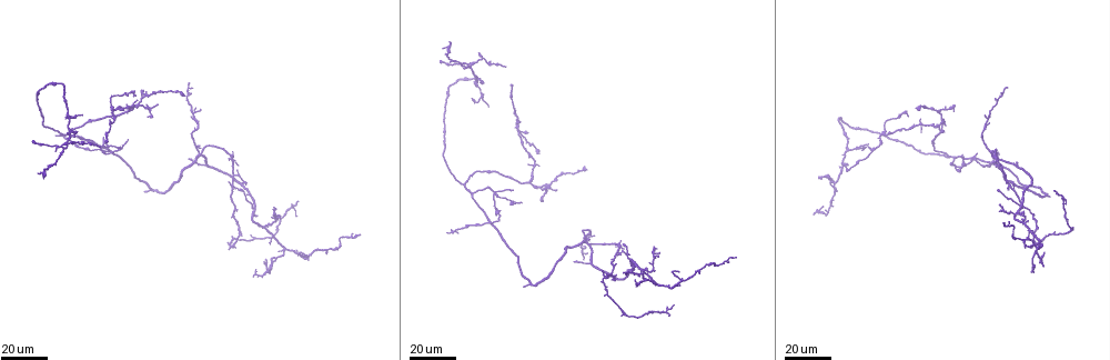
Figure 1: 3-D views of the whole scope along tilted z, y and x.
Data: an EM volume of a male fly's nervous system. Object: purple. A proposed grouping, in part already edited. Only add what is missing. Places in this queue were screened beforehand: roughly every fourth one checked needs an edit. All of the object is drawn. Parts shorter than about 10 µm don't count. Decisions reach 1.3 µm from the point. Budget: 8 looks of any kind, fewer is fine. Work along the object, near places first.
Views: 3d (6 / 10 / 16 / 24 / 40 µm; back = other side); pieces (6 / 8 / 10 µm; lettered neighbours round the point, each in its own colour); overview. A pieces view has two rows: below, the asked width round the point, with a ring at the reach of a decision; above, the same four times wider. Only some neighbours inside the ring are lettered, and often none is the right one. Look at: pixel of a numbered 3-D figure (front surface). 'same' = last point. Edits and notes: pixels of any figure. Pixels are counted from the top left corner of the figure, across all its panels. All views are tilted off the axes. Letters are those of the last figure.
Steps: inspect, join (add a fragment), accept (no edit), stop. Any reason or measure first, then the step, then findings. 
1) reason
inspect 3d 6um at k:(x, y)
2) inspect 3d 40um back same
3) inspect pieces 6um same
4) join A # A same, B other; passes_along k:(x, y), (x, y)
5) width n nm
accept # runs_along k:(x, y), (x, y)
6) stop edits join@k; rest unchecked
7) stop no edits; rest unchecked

long arm stops here
inspect 3d 40um at 1:(1003, 224)

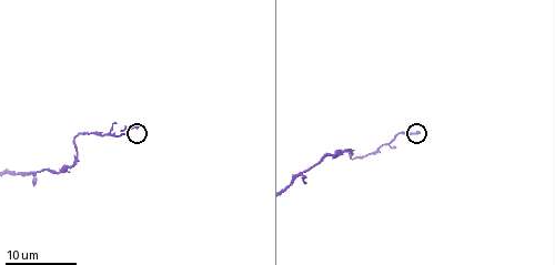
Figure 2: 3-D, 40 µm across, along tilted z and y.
inspect pieces 10um at 2:(136, 125)

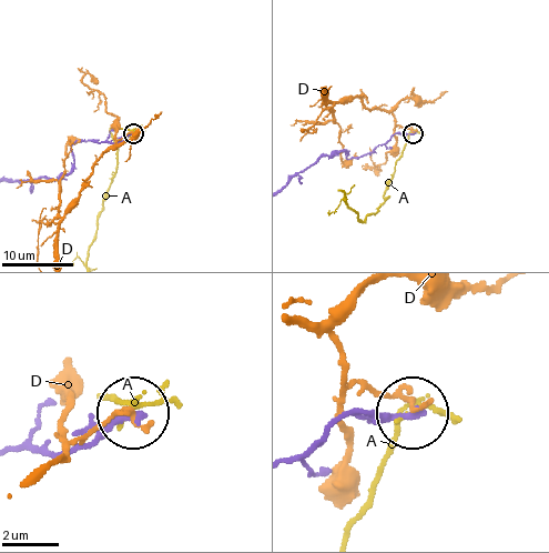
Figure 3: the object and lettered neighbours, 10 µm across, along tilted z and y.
width 260 nm
accept # A other, D other; runs_along 3:(296, 458), (345, 416), (410, 412); no lettered fragment goes on from it

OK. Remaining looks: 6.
thin end
inspect 3d 24um at 1:(514, 189)

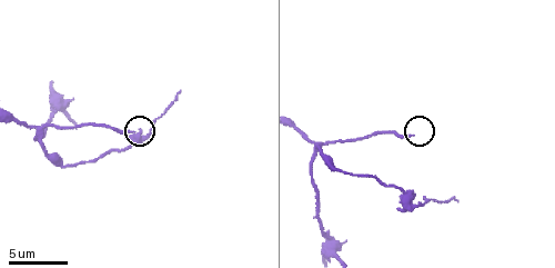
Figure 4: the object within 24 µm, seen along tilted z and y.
inspect pieces 8um at 4:(134, 132)

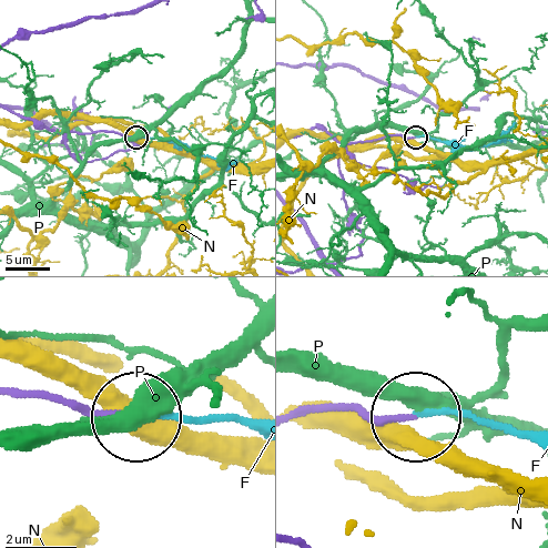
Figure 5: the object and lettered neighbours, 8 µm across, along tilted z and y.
join F # F same, N other, P other; passes_along 5:(43, 394), (104, 413), (257, 430); it goes on there

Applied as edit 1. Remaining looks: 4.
see it whole again
inspect overview

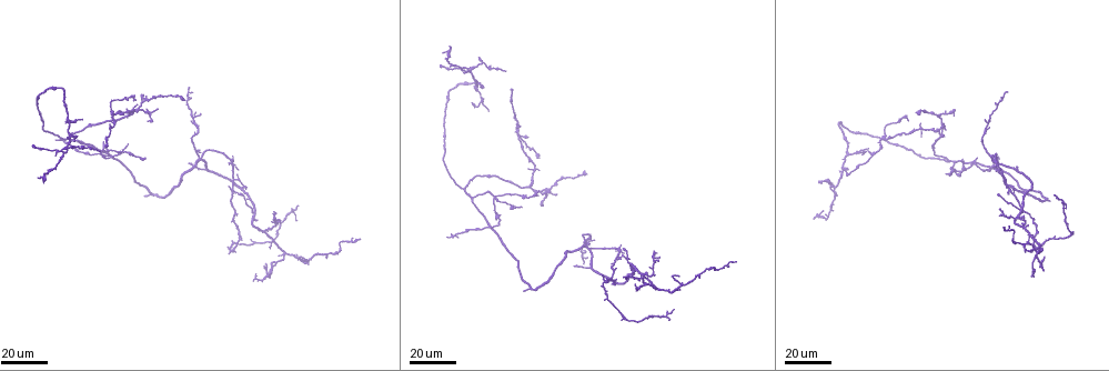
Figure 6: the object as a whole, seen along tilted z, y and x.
branch stops here
inspect 3d 24um at 6:(479, 57)

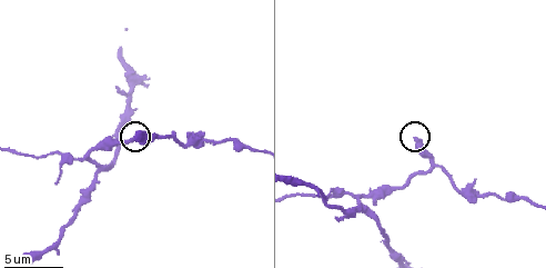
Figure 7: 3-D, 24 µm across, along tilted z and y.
see the neighbours
inspect pieces 8um at 7:(137, 138)

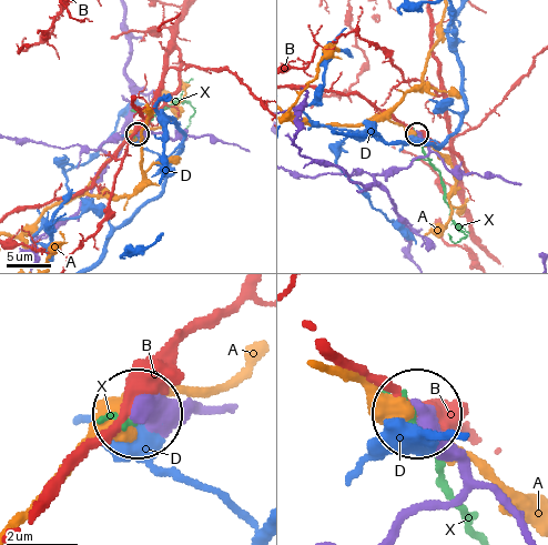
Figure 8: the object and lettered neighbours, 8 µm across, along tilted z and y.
accept # A other, B other, D other, X other; runs_along 8:(191, 401), (162, 396), (135, 410); no lettered fragment goes on from it

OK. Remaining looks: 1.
stop edits join@5; rest unchecked

